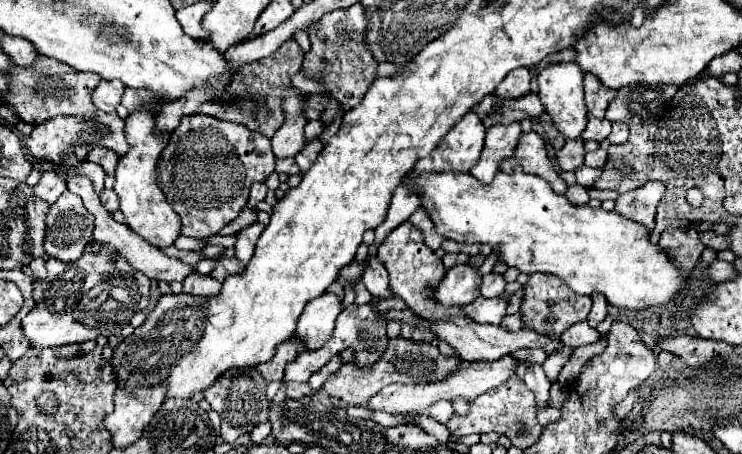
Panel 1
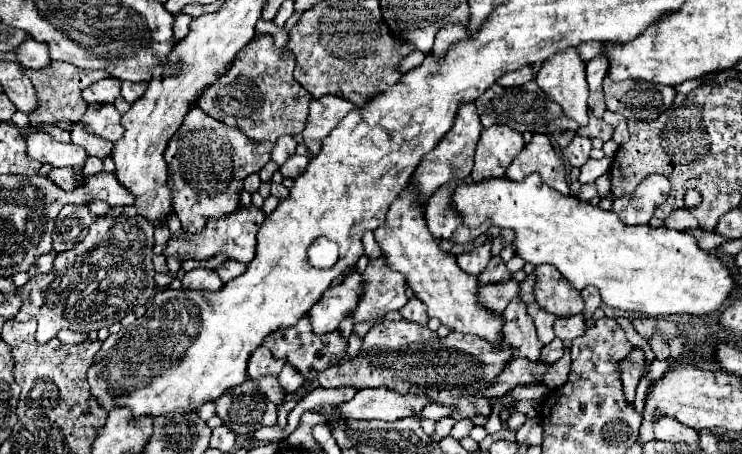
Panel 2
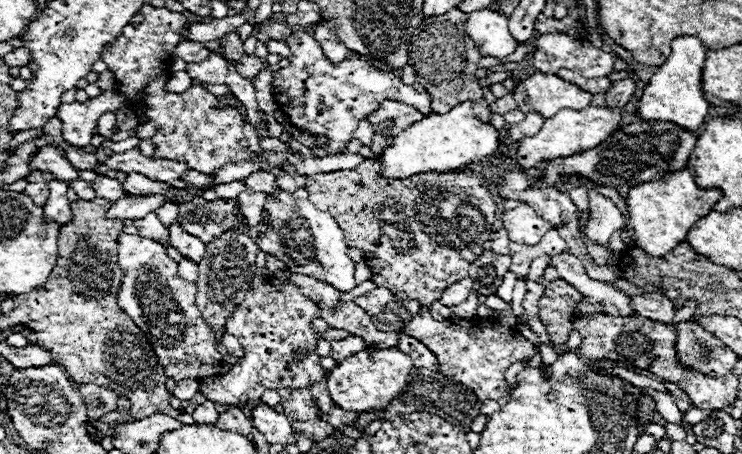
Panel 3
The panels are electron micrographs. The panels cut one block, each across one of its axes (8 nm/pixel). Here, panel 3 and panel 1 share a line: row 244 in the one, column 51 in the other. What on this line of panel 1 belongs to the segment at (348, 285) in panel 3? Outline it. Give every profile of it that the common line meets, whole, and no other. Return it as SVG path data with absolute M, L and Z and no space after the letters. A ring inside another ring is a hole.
M86 248L76 262L64 264L50 260L50 276L36 280L36 306L22 320L22 330L28 330L34 348L82 344L98 336L118 336L122 328L130 324L132 316L148 306L148 292L150 280L142 272L136 272L120 254L116 254L116 264L112 264L108 252L100 256L100 252L92 254Z

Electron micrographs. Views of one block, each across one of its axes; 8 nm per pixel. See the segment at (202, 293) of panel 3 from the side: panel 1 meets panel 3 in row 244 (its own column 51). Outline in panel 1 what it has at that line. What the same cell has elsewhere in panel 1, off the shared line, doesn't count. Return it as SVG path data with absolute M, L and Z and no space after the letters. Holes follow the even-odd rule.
M66 190L46 214L46 254L62 262L78 260L92 240L92 228L92 216L88 216L80 196Z

